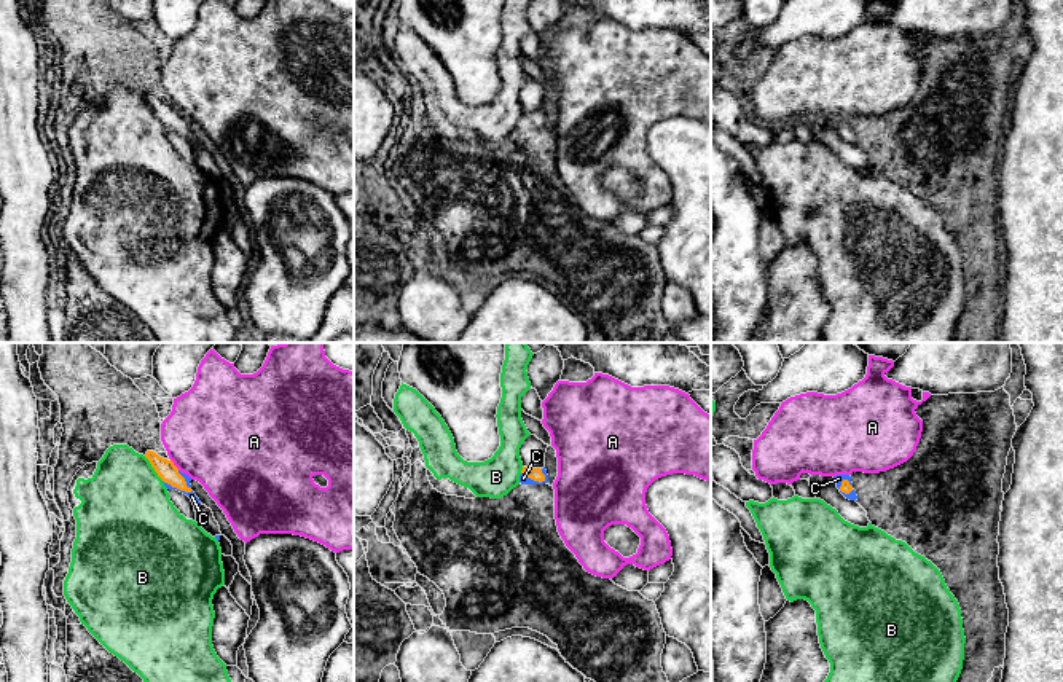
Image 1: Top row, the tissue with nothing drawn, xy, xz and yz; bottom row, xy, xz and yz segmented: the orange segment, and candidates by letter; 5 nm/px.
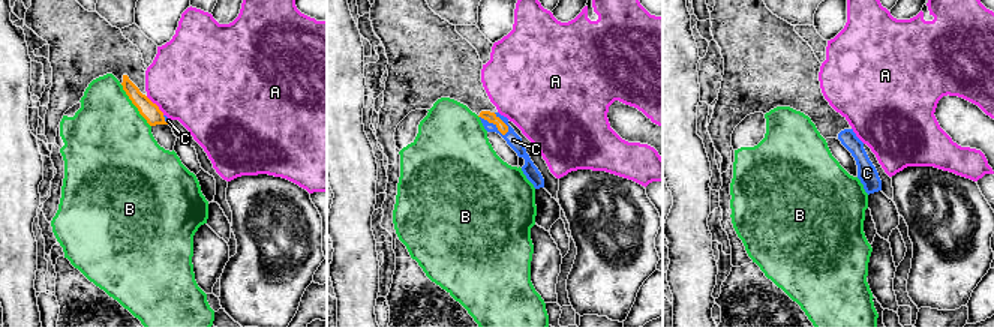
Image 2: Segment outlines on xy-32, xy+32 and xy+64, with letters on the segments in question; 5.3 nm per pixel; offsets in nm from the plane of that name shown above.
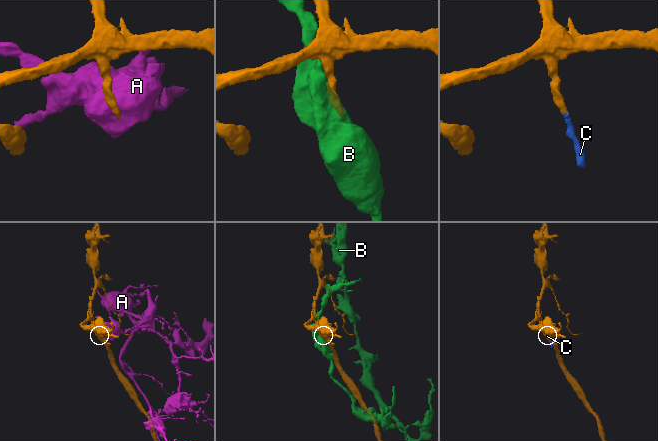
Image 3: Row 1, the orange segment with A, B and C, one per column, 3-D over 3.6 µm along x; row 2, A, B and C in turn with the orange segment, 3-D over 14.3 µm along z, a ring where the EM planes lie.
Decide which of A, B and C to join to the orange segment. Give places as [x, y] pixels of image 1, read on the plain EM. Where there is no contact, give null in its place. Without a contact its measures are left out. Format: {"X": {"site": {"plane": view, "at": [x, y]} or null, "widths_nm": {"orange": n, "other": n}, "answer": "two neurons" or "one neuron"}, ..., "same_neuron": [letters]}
{"A": {"site": {"plane": "xy", "at": [172, 107]}, "widths_nm": {"orange": 100, "other": 480}, "answer": "two neurons"}, "B": {"site": {"plane": "xy", "at": [153, 110]}, "widths_nm": {"orange": 100, "other": 460}, "answer": "two neurons"}, "C": {"site": {"plane": "xz", "at": [534, 123]}, "widths_nm": {"orange": 60, "other": 50}, "answer": "one neuron"}, "same_neuron": ["C"]}

